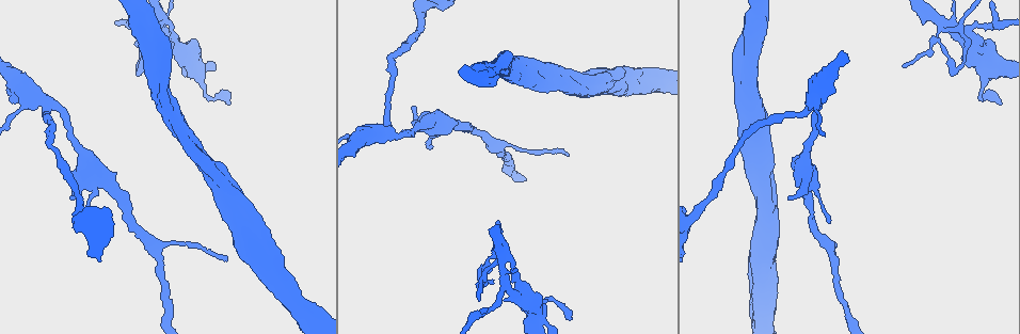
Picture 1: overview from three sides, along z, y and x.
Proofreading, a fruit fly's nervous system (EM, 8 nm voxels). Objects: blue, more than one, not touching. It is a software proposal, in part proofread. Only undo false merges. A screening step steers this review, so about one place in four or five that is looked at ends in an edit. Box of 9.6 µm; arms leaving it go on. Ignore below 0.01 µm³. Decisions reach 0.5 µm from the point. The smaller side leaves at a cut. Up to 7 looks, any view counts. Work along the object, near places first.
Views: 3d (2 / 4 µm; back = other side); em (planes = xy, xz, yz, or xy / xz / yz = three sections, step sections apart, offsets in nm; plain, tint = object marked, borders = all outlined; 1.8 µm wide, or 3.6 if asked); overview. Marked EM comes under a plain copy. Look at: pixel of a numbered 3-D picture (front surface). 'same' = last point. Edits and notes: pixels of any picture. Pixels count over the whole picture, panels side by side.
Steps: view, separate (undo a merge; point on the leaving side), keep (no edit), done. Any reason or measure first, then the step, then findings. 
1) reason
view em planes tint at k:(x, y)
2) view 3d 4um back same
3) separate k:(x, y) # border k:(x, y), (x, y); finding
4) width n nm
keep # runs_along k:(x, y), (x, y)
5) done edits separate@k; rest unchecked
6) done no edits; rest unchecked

arms part here
view 3d 4um back at 1:(46, 103)

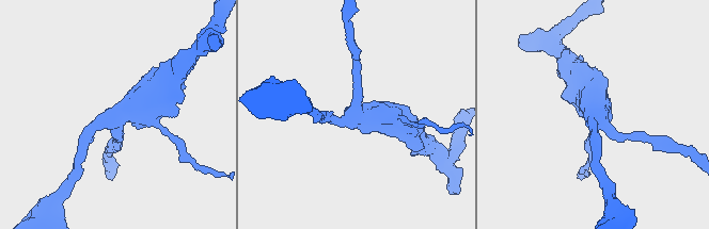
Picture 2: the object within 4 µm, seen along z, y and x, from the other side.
arms 3; arm_widths 160, 170, 500 nm
view em planes tint at 2:(352, 116)

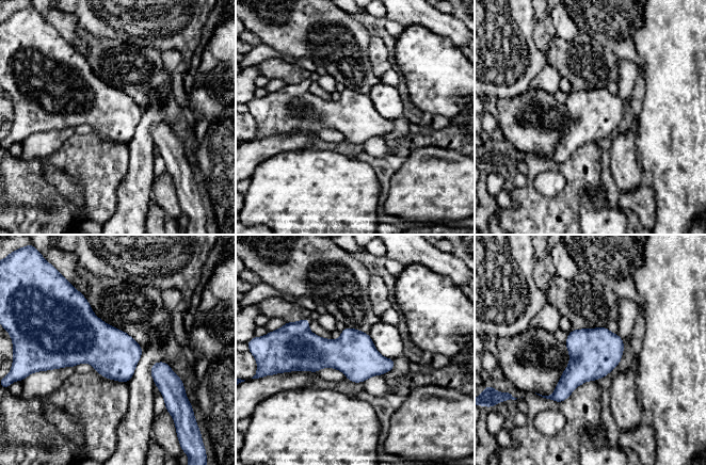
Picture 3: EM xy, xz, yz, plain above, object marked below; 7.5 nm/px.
keep # all the same neuron

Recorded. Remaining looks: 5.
abrupt turn
view 3d 4um at 1:(957, 66)

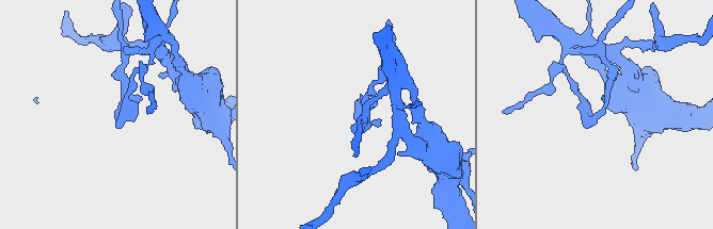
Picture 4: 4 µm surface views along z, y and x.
need the tissue
view em yz step 16 tint at 4:(596, 112)

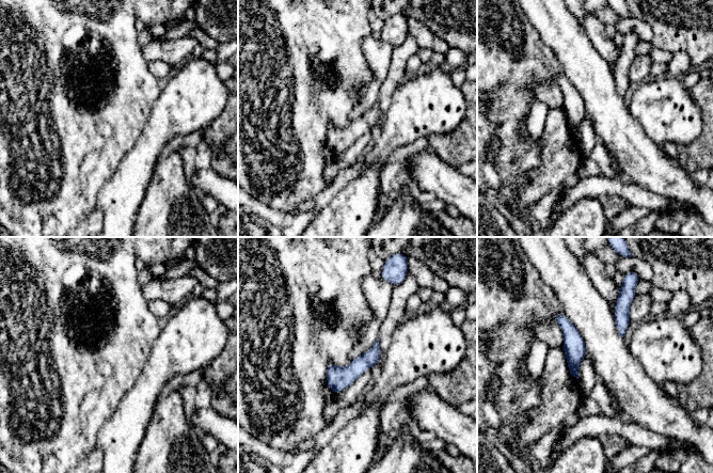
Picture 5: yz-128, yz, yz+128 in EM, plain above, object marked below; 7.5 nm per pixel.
view em planes tint same

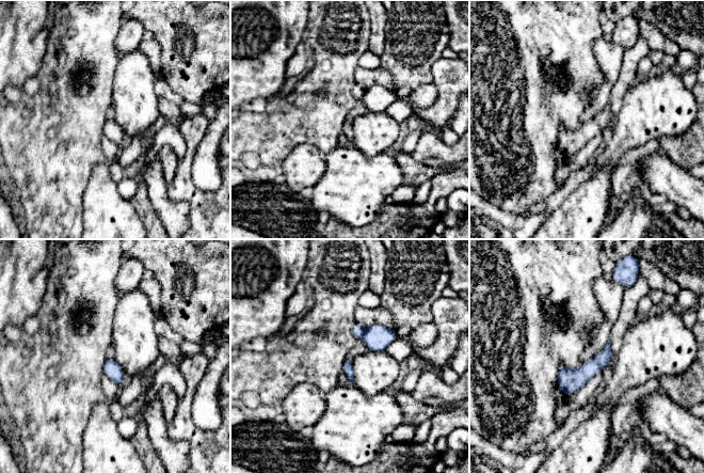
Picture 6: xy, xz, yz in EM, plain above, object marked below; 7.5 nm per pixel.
keep # runs_along 6:(607, 348), (607, 351), (565, 392); all the same neuron

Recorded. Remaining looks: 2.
done no edits; rest unchecked

